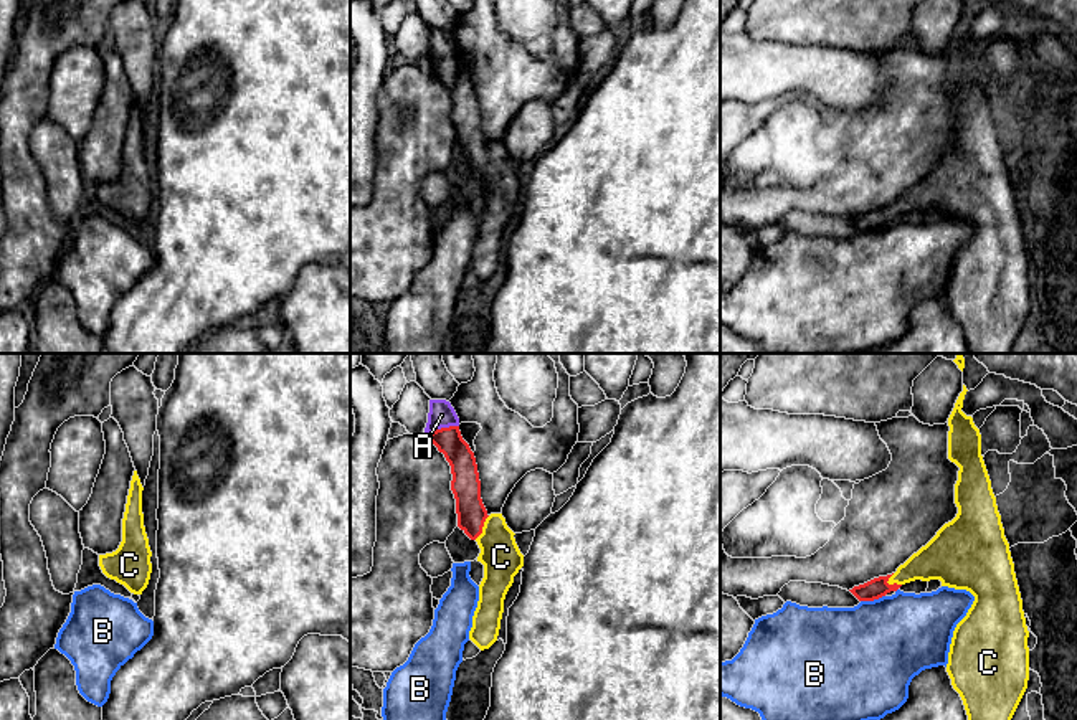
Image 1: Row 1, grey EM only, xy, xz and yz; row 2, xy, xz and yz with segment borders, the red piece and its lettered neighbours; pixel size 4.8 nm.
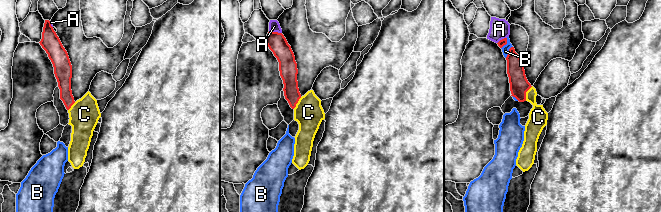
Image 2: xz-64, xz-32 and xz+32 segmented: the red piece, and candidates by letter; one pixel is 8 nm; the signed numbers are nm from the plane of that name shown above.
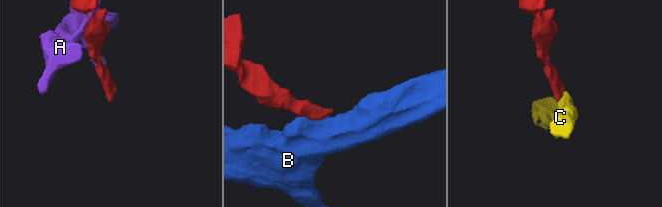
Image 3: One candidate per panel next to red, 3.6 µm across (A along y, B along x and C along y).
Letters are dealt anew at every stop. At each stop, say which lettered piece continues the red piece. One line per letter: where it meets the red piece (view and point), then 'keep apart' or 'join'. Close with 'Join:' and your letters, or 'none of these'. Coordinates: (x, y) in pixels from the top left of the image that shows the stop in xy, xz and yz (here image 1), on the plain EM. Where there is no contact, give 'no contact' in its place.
A: xz (441, 58) | keep apart
B: yz (872, 230) | keep apart
C: xz (483, 156) | join
Join: C

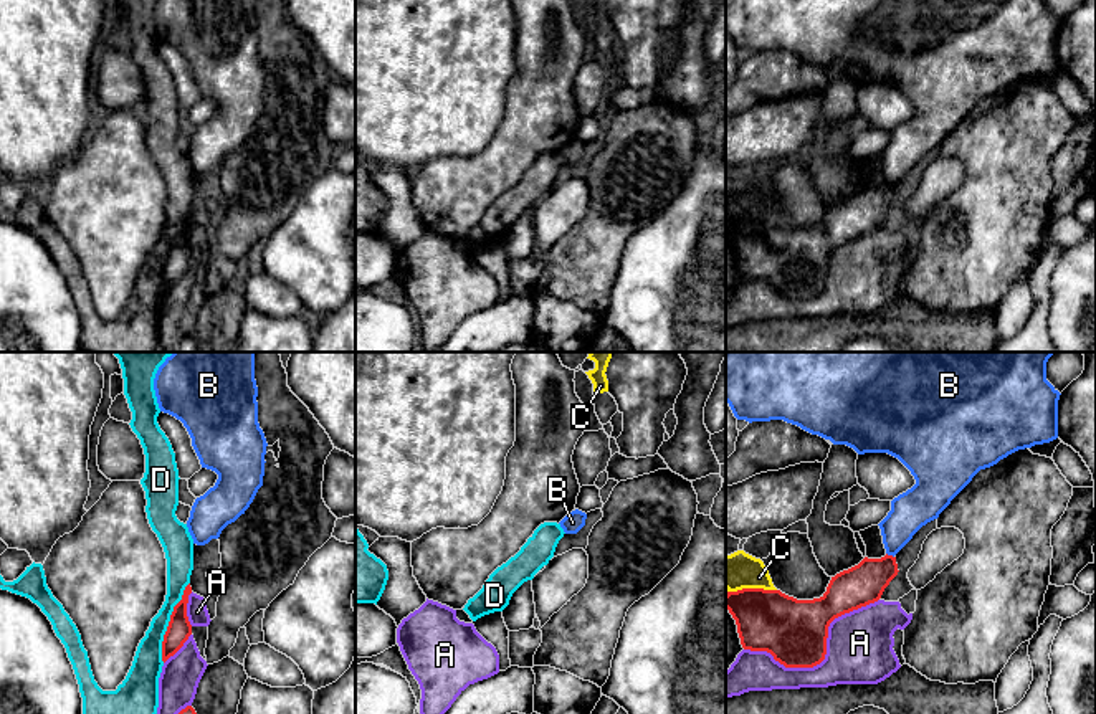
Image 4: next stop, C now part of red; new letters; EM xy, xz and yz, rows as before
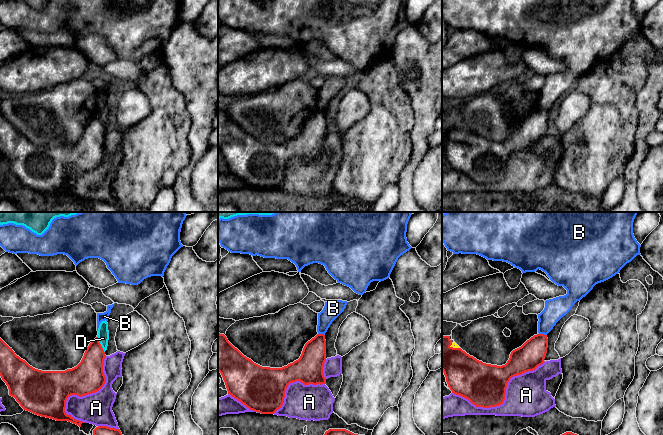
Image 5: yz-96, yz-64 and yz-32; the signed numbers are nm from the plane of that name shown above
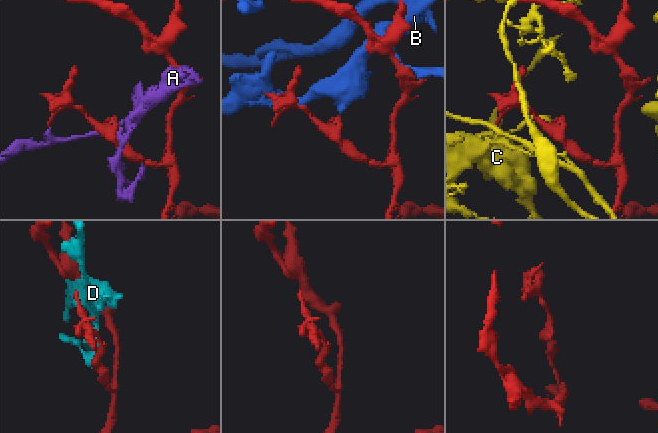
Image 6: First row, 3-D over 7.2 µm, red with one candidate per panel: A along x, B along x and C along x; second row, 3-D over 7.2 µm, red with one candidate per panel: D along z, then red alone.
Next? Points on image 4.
A: yz (824, 286) | keep apart
B: yz (890, 185) | keep apart
C: yz (751, 218) | keep apart
D: xy (169, 252) | keep apart
Join: none of these

